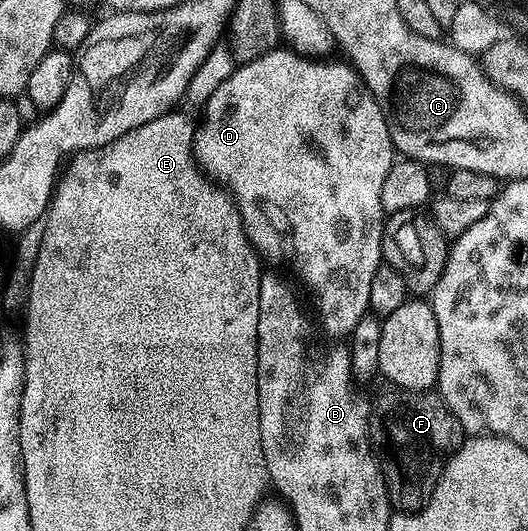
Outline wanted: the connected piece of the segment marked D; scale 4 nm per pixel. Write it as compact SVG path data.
M278 49L268 51L263 57L252 59L249 63L240 64L233 70L231 77L227 77L227 81L223 81L223 85L219 85L219 89L215 89L215 93L211 93L209 100L203 104L205 116L202 117L201 123L199 119L193 133L193 155L196 156L202 171L210 179L220 183L237 202L237 208L245 226L245 236L257 250L258 256L266 260L267 258L286 259L301 274L302 281L313 290L313 299L317 302L316 318L320 326L324 330L326 327L330 331L328 332L330 336L345 337L355 329L355 325L359 325L359 321L369 311L371 277L375 277L375 269L383 265L381 242L385 232L387 213L383 209L381 198L383 181L387 181L387 173L391 173L395 162L395 148L380 105L352 66L345 61L319 62L323 61L300 55L292 49Z

